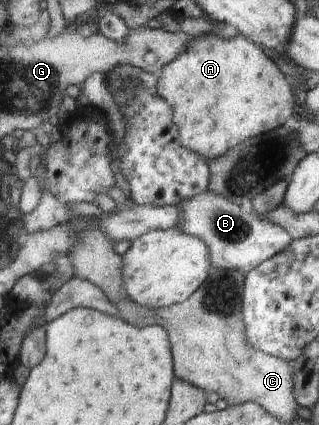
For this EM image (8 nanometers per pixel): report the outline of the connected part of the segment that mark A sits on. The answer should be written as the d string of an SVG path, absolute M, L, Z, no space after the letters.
M213 34L192 37L186 51L160 70L156 92L172 110L178 141L187 150L199 153L208 163L252 136L281 127L293 114L295 106L291 86L283 72L261 48L241 34L227 39Z

